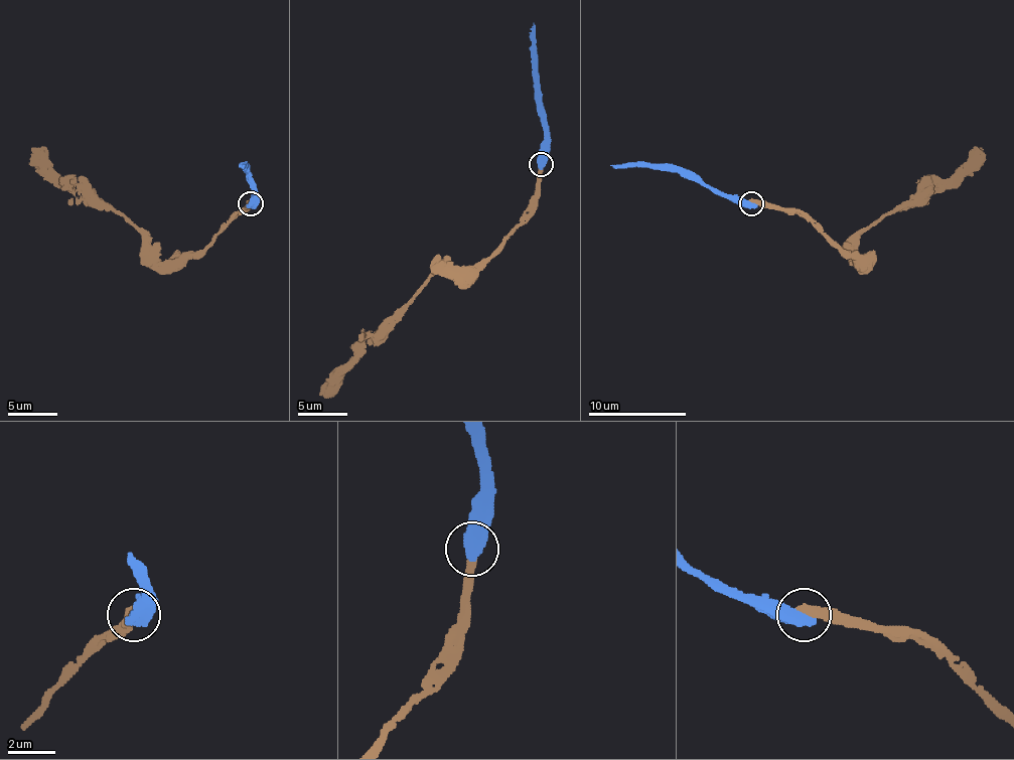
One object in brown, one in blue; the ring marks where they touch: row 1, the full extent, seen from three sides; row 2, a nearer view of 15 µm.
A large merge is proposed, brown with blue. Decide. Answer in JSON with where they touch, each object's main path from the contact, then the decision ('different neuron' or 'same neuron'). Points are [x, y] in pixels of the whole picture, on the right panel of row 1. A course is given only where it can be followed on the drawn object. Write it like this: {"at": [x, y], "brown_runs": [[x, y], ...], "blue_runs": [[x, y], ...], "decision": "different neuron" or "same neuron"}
{"at": [751, 203], "brown_runs": [[752, 202], [799, 210], [855, 262], [855, 240], [865, 230], [902, 210], [931, 180], [951, 180], [983, 149]], "blue_runs": [[752, 202], [732, 202], [676, 170], [609, 166]], "decision": "different neuron"}

